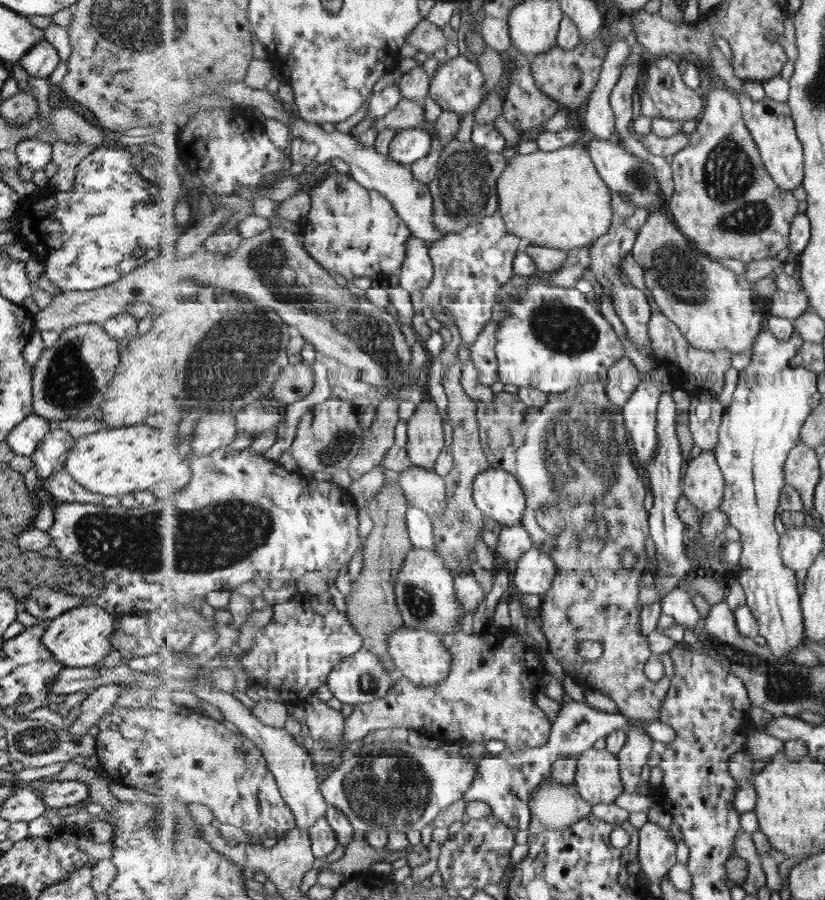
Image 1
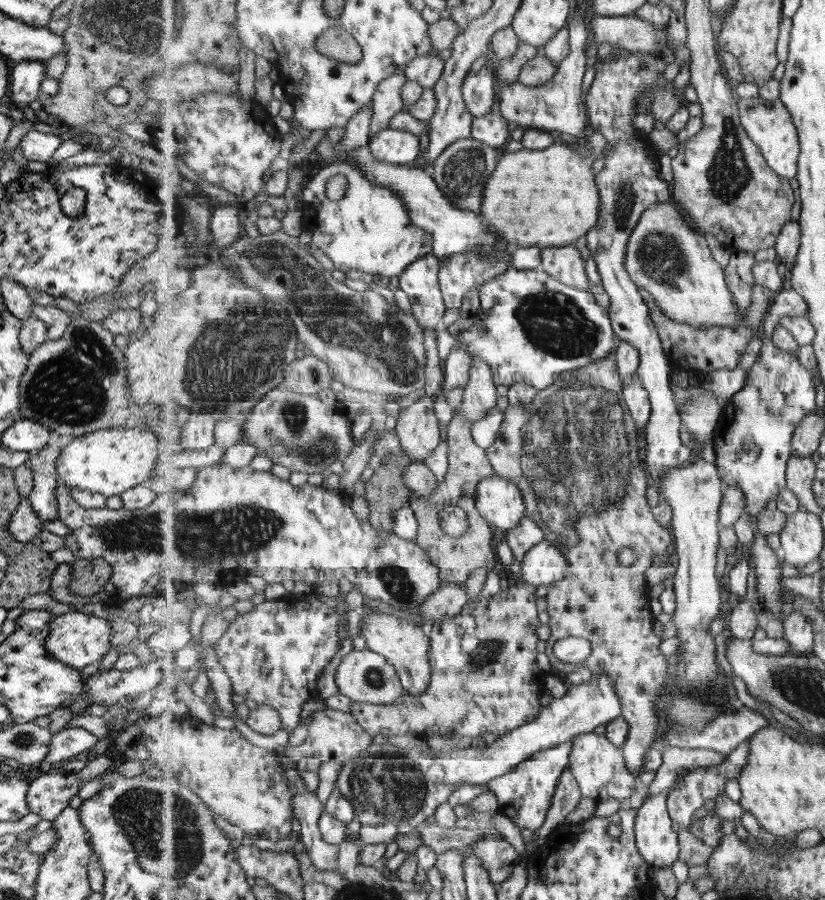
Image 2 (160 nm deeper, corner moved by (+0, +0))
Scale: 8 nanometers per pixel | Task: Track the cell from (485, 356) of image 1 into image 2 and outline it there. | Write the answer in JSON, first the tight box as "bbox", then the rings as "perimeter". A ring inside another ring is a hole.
{"bbox":[462,359,497,427],"perimeter":[[[477,359],[472,363],[470,381],[464,389],[462,416],[472,422],[473,427],[497,406],[497,385],[493,382],[489,363]]]}

